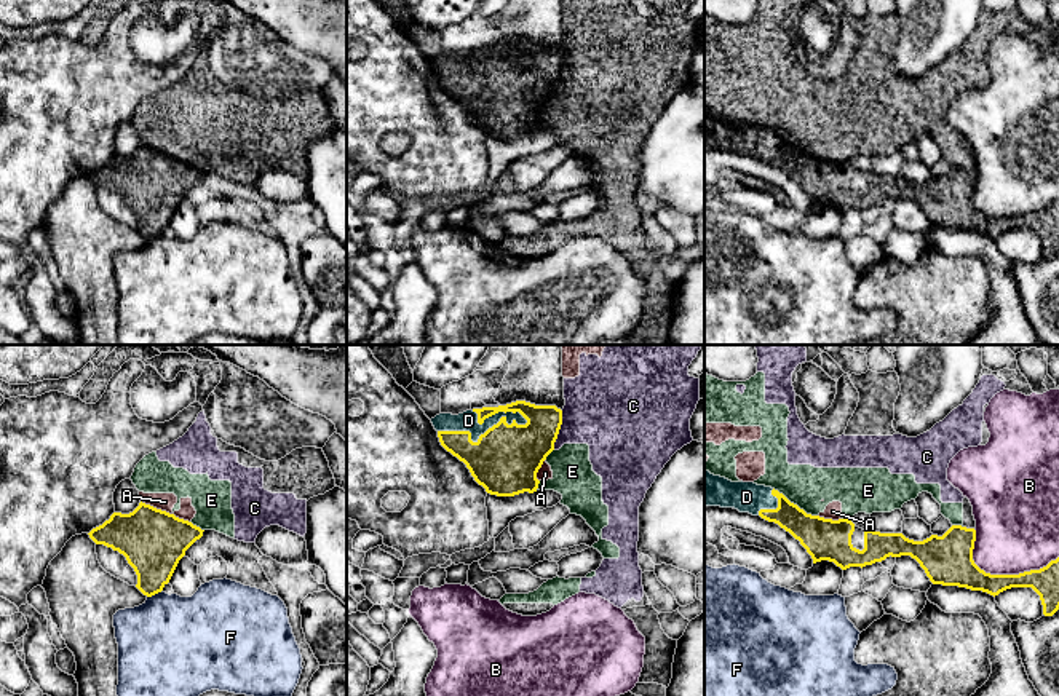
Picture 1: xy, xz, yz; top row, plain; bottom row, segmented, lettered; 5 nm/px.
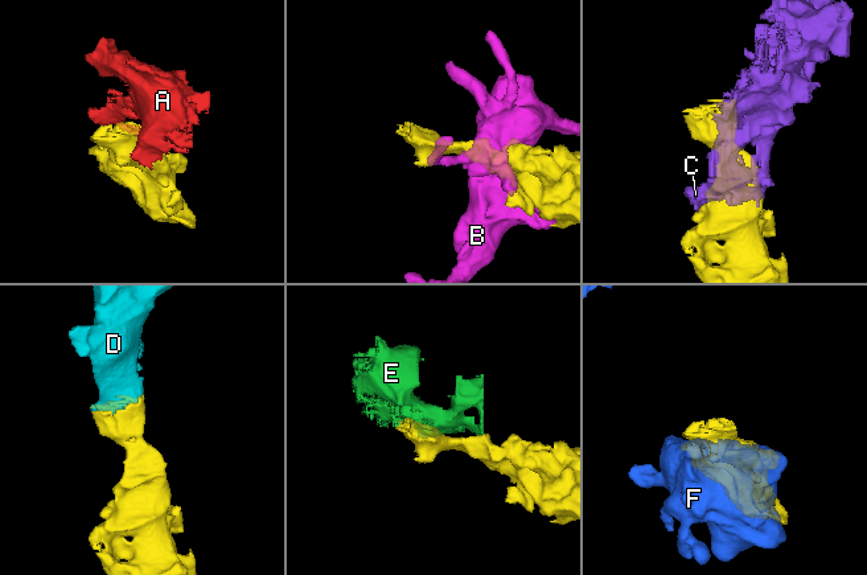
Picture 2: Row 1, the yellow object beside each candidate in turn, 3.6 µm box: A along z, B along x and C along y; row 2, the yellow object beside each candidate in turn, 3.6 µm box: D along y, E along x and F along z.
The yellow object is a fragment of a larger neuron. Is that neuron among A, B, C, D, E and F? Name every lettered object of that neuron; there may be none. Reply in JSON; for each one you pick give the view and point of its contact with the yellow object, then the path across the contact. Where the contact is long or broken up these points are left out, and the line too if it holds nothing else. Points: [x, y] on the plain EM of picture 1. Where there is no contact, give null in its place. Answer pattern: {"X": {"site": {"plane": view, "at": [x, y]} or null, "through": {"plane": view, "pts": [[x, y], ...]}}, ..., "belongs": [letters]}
{"D": {"site": {"plane": "xz", "at": [479, 79]}}, "belongs": ["D"]}

